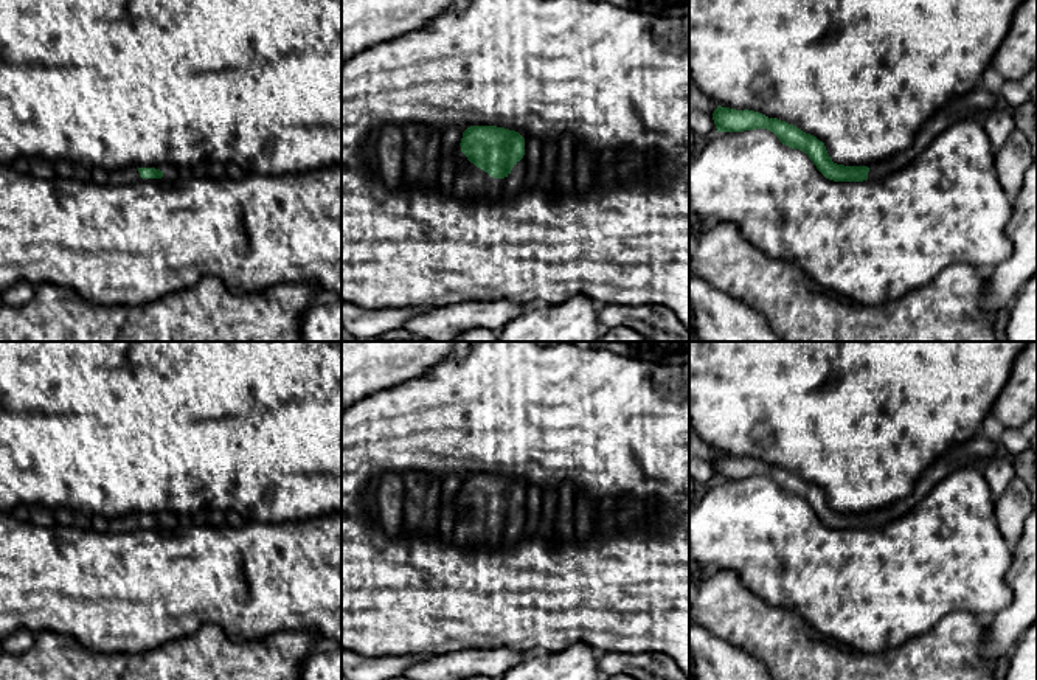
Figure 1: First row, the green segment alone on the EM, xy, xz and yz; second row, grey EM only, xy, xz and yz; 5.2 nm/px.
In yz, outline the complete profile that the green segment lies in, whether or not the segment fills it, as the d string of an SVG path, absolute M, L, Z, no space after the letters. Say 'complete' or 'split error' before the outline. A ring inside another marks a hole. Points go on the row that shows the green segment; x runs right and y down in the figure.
split error; M983 88L962 104L947 107L933 115L914 135L913 143L902 152L897 152L872 166L845 166L837 165L829 157L826 146L817 137L803 132L793 124L778 118L768 118L754 110L736 110L717 106L713 120L717 132L744 132L754 129L767 129L773 132L779 141L792 149L799 149L809 155L817 169L829 180L834 182L863 182L879 180L883 182L890 174L905 168L911 163L931 140L955 120L970 116L984 120L994 109L1003 106L998 93L990 93Z

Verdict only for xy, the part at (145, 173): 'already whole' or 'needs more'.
needs more

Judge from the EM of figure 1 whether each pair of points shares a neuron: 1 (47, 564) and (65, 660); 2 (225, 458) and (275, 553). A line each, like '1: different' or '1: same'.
1: different
2: different

